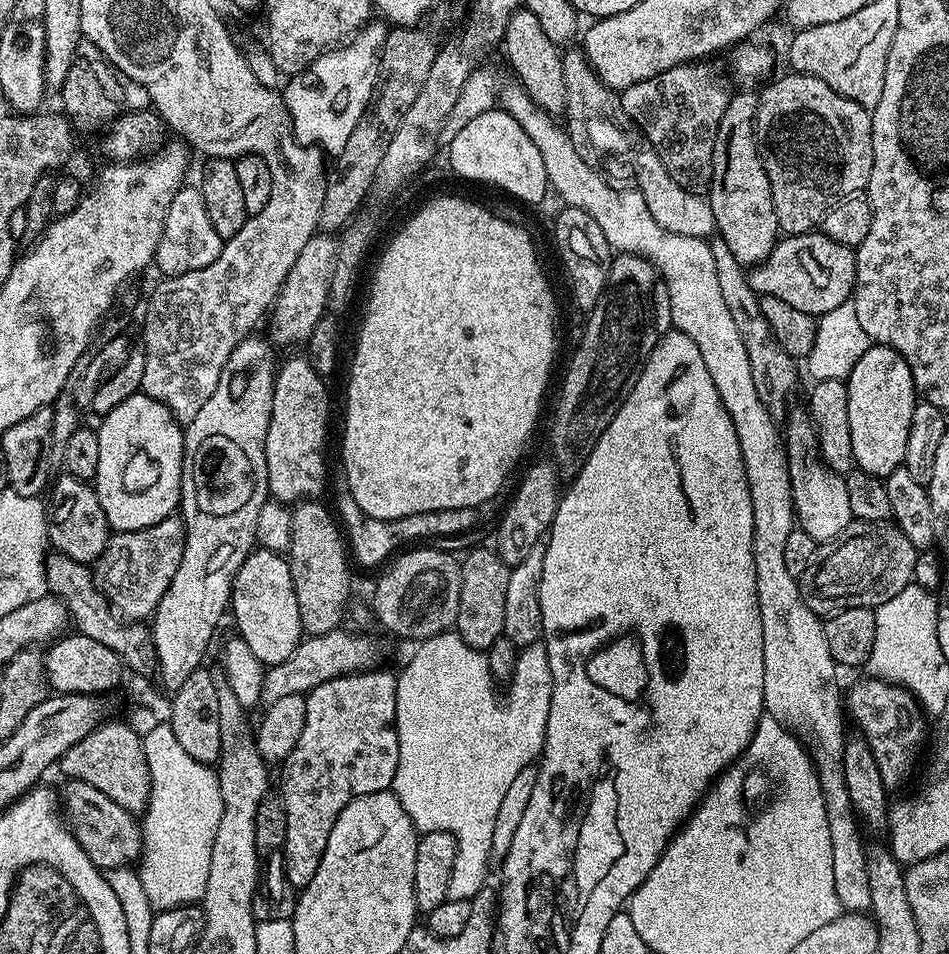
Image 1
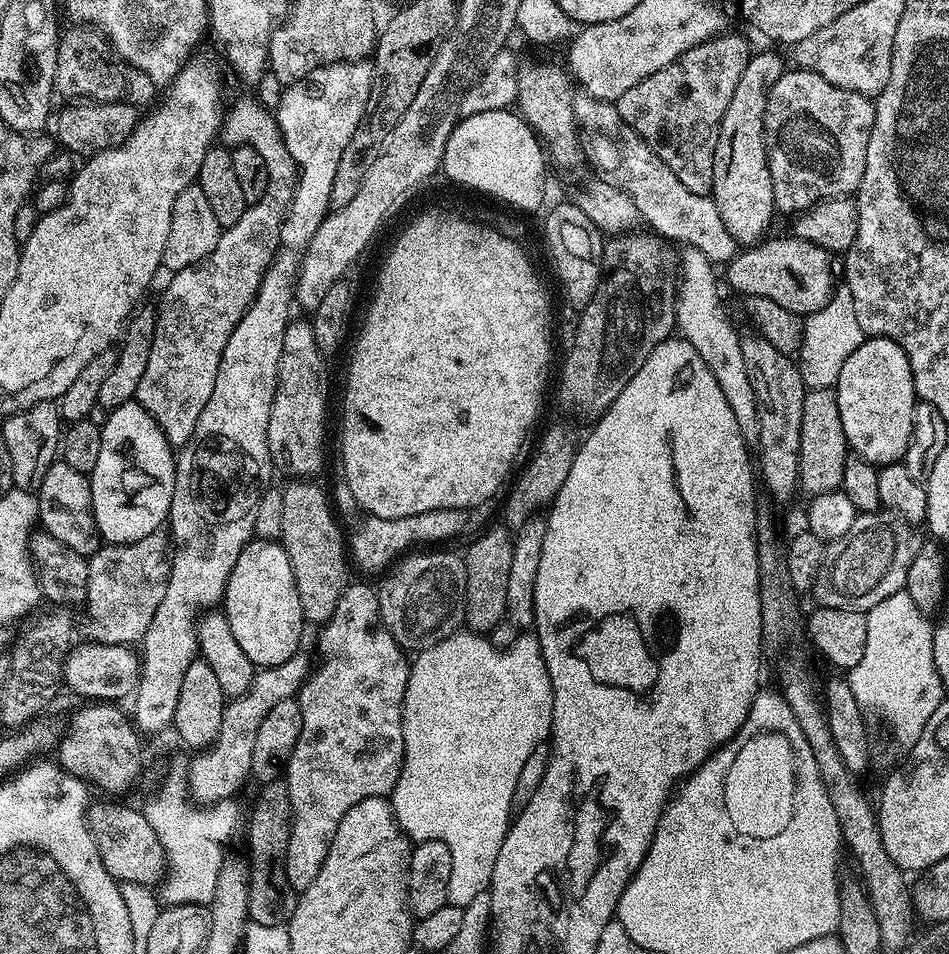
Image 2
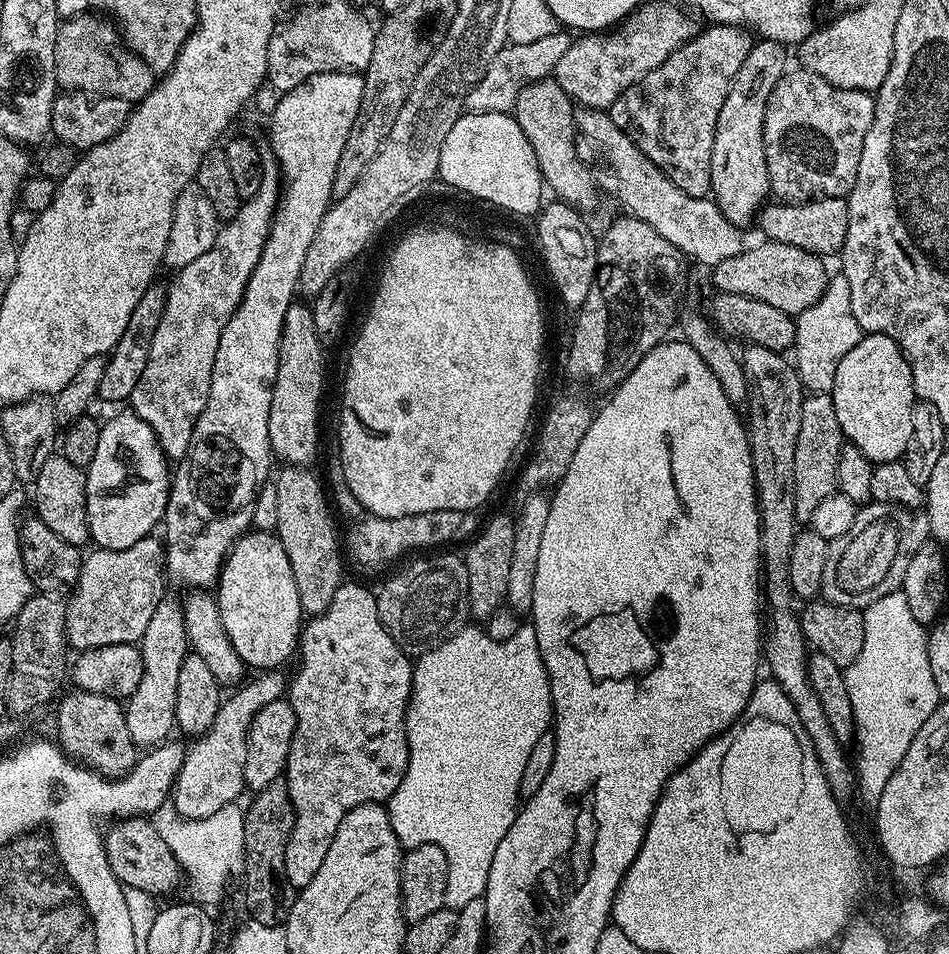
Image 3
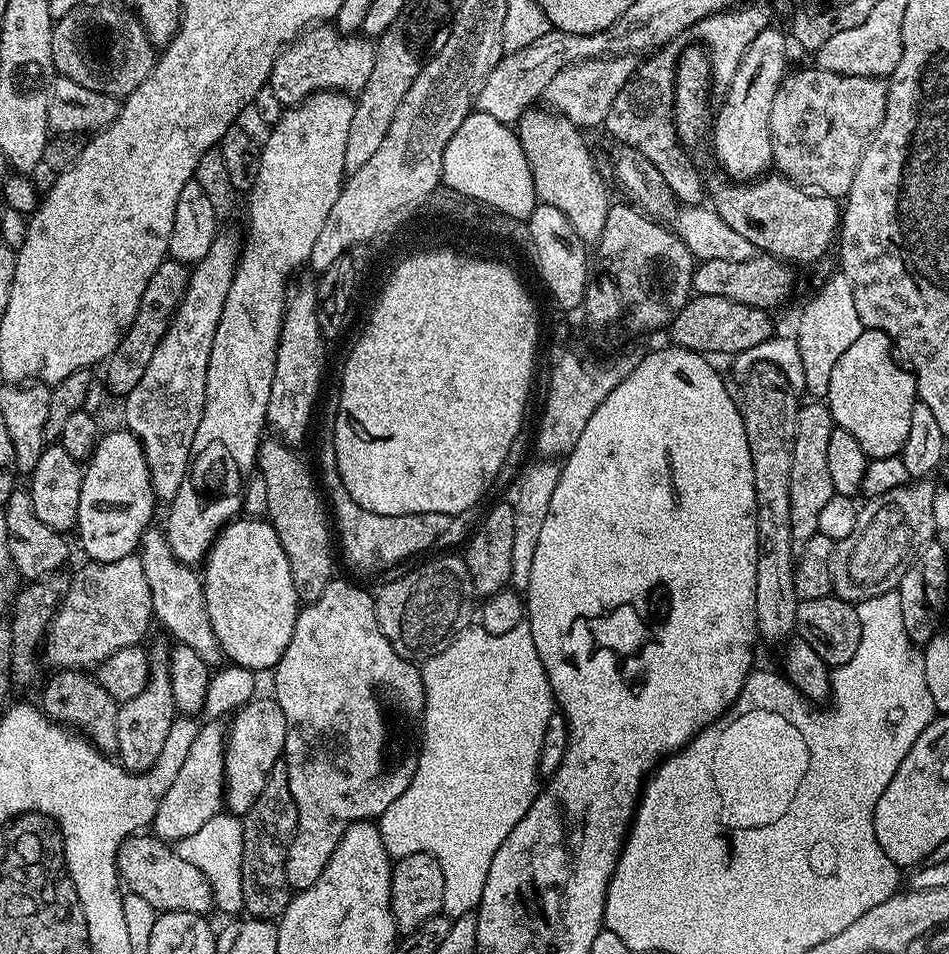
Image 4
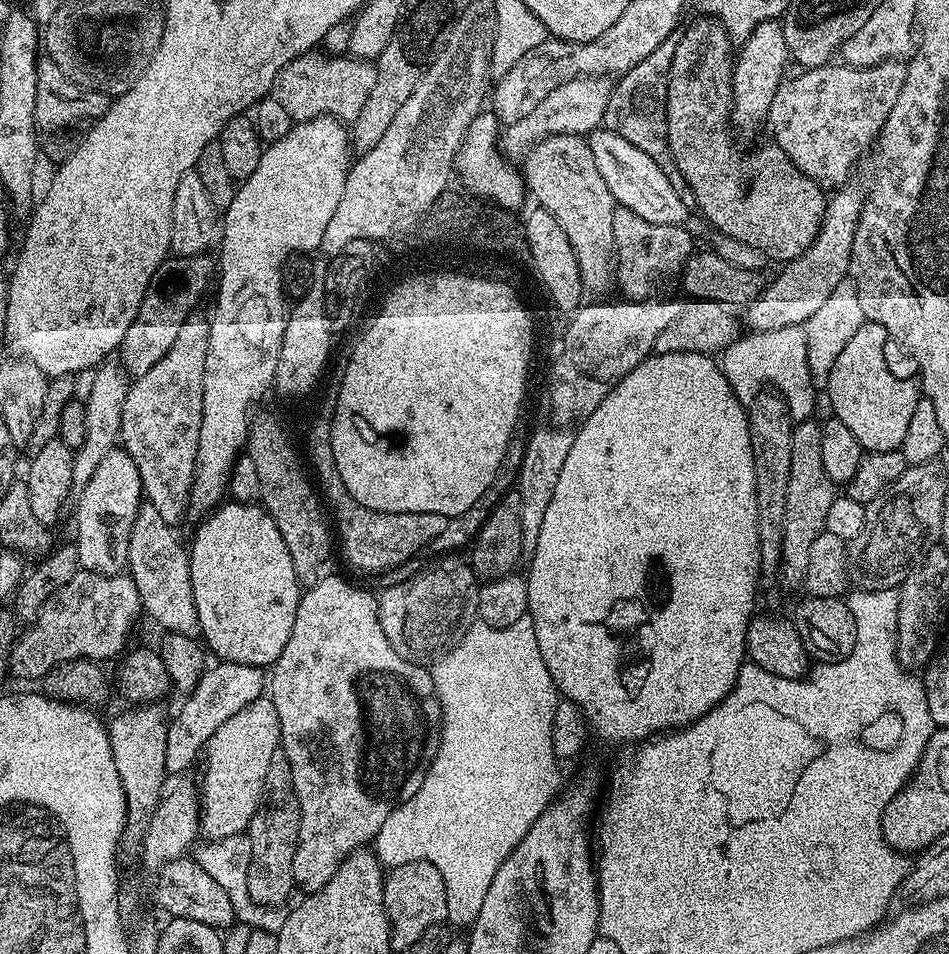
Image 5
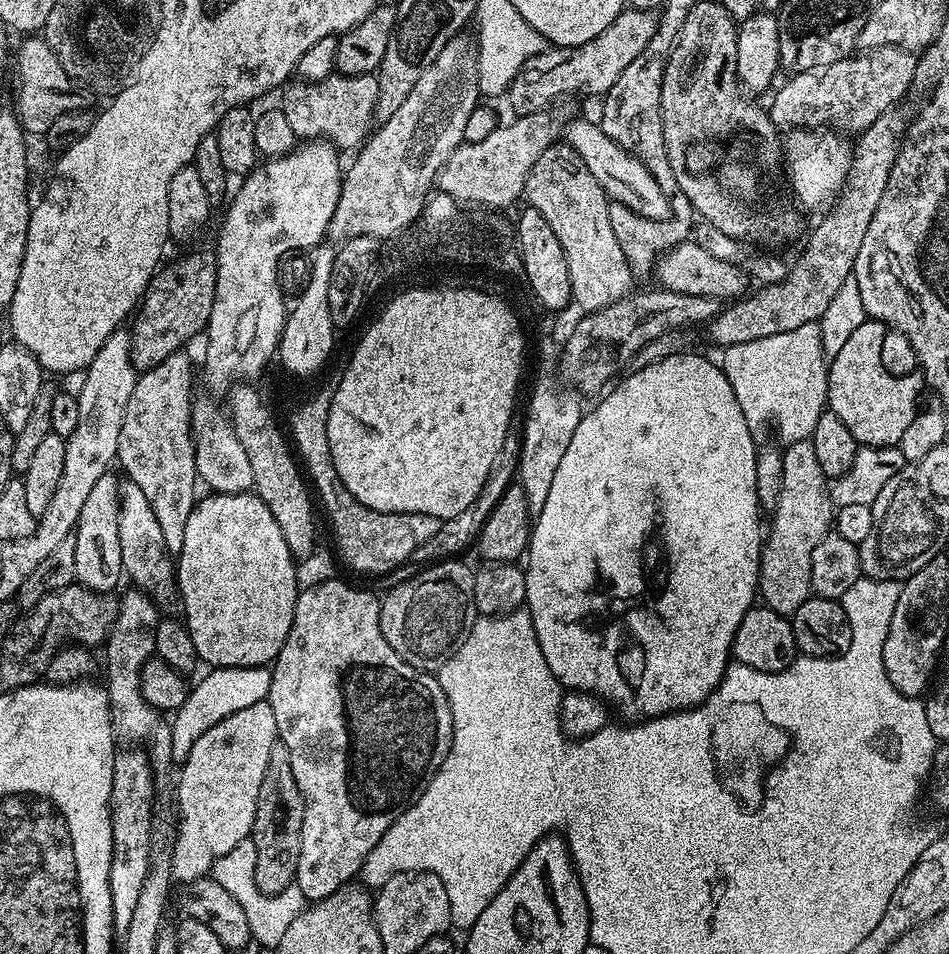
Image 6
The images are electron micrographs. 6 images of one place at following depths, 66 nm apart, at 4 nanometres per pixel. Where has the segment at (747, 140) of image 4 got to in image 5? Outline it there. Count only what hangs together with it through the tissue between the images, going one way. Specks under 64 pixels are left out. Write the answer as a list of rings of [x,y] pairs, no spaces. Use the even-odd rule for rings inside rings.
[[[767,20],[762,26],[754,26],[750,38],[746,38],[734,56],[732,66],[732,115],[731,123],[744,132],[752,132],[768,118],[770,102],[778,94],[778,86],[786,79],[784,67],[790,64],[786,34],[780,20]]]

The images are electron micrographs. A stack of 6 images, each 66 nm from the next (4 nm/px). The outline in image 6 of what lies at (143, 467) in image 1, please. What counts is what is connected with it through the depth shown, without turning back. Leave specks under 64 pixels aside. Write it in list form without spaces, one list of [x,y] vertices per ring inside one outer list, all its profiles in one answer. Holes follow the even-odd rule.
[[[109,470],[105,476],[98,478],[94,490],[86,497],[82,514],[74,529],[74,566],[76,580],[85,588],[94,592],[111,593],[112,587],[122,580],[122,542],[118,540],[118,520],[120,518],[120,485],[115,471]]]

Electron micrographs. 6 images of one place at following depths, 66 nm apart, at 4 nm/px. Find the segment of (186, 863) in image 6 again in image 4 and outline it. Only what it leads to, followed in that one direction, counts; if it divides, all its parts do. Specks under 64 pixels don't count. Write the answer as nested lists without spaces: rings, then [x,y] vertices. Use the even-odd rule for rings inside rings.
[[[253,698],[248,701],[242,708],[239,709],[231,717],[232,728],[230,724],[230,731],[226,736],[226,751],[224,754],[224,779],[226,781],[226,808],[229,813],[243,814],[250,810],[250,806],[254,806],[254,801],[258,799],[258,794],[262,794],[262,786],[266,786],[266,778],[270,774],[270,770],[274,765],[281,763],[284,755],[284,743],[286,742],[286,714],[282,714],[282,706],[278,706],[278,702],[274,698],[268,698],[268,700],[260,700],[260,698]]]

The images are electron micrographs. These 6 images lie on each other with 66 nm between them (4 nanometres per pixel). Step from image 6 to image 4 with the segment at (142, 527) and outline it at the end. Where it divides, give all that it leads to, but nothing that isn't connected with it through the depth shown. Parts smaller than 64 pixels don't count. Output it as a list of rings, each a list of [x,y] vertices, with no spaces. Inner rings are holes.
[[[156,526],[149,527],[140,540],[138,555],[142,562],[142,570],[146,570],[146,582],[152,595],[153,617],[168,630],[176,644],[190,646],[190,650],[198,653],[210,666],[221,663],[220,643],[214,634],[214,626],[210,626],[210,614],[206,614],[206,598],[204,597],[204,581],[195,567],[183,564],[170,550],[170,542],[163,531]]]

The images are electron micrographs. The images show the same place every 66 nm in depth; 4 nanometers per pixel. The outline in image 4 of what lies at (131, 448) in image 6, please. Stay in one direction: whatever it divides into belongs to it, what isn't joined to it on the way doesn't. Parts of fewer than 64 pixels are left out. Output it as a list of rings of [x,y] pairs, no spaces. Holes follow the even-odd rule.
[[[217,235],[216,241],[206,250],[206,258],[202,258],[188,274],[188,285],[172,321],[168,324],[162,342],[154,350],[154,358],[150,358],[150,366],[146,366],[146,374],[138,381],[138,386],[123,397],[124,420],[127,431],[138,438],[148,463],[152,488],[156,491],[157,501],[171,502],[174,494],[178,494],[178,486],[182,486],[182,478],[186,478],[188,464],[192,461],[194,434],[198,434],[198,422],[202,422],[202,410],[206,402],[206,366],[210,366],[210,349],[214,346],[214,330],[218,330],[218,318],[222,318],[222,306],[226,306],[226,294],[230,294],[230,282],[236,273],[236,264],[240,261],[241,241],[232,236]]]

